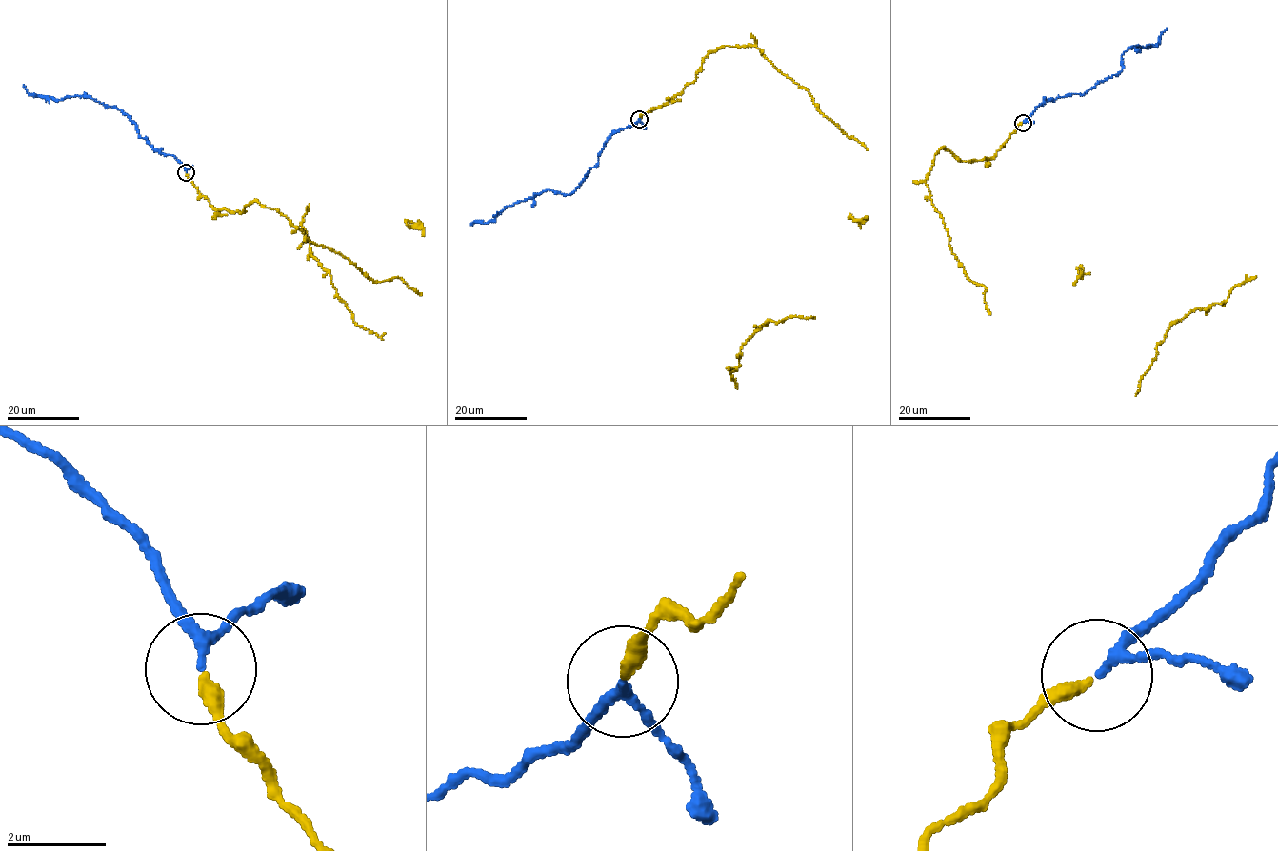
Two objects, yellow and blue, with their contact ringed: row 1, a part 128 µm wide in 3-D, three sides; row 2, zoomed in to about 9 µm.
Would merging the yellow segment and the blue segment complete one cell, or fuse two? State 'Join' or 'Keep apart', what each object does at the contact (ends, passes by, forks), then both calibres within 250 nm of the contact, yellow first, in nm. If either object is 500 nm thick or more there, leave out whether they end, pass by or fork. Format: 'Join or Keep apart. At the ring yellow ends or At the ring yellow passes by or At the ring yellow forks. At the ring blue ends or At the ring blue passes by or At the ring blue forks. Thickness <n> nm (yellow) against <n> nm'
Join. At the ring yellow ends. At the ring blue passes by. Thickness 280 nm (yellow) against 160 nm

